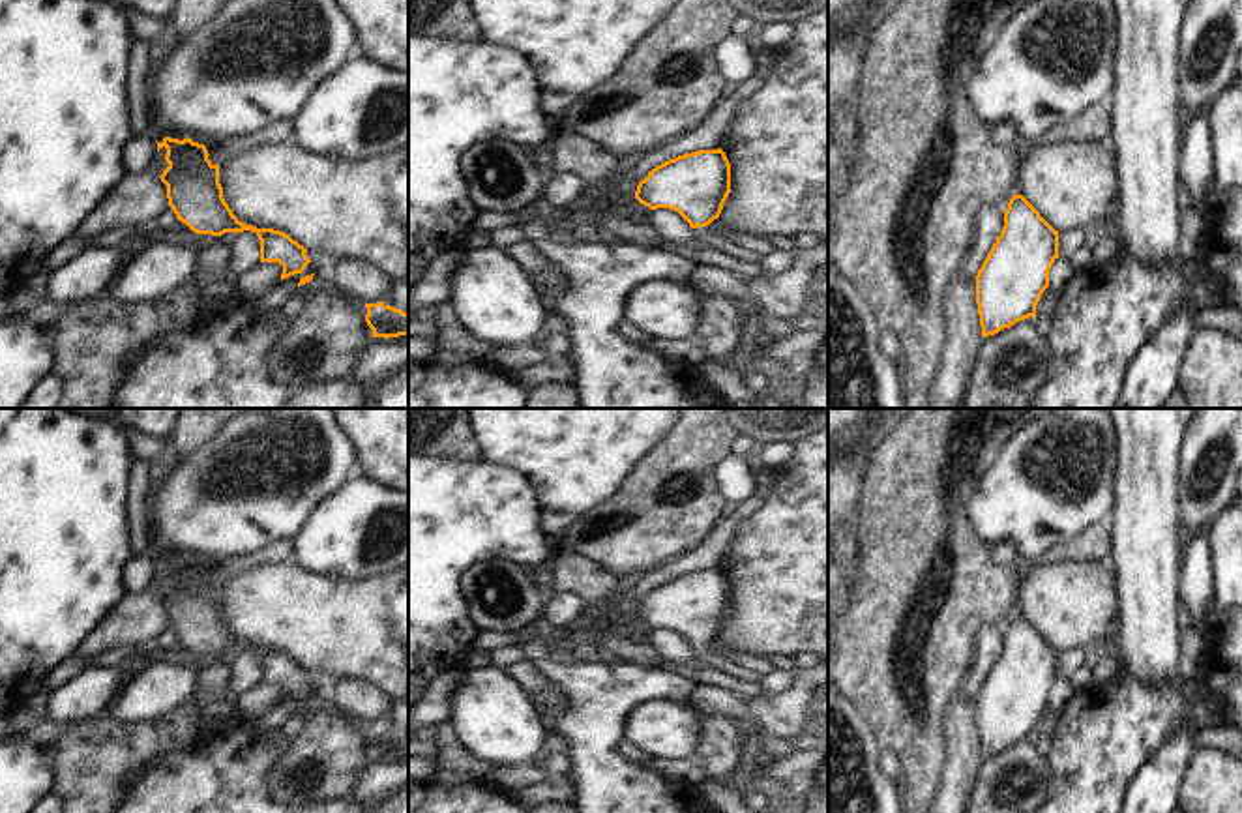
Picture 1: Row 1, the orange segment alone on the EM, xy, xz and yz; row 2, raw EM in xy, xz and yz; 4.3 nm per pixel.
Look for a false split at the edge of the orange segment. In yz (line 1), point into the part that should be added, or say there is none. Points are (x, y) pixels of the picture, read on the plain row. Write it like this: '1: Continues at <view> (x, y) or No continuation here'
1: No continuation here.

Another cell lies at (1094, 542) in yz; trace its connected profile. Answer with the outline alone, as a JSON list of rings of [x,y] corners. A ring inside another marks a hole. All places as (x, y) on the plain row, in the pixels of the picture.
[[[1109,519],[1096,521],[1070,541],[1058,541],[1042,556],[1043,562],[1057,560],[1111,560],[1113,525]]]

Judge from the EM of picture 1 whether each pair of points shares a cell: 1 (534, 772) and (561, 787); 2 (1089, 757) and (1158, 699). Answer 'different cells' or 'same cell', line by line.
1: different cells
2: same cell

